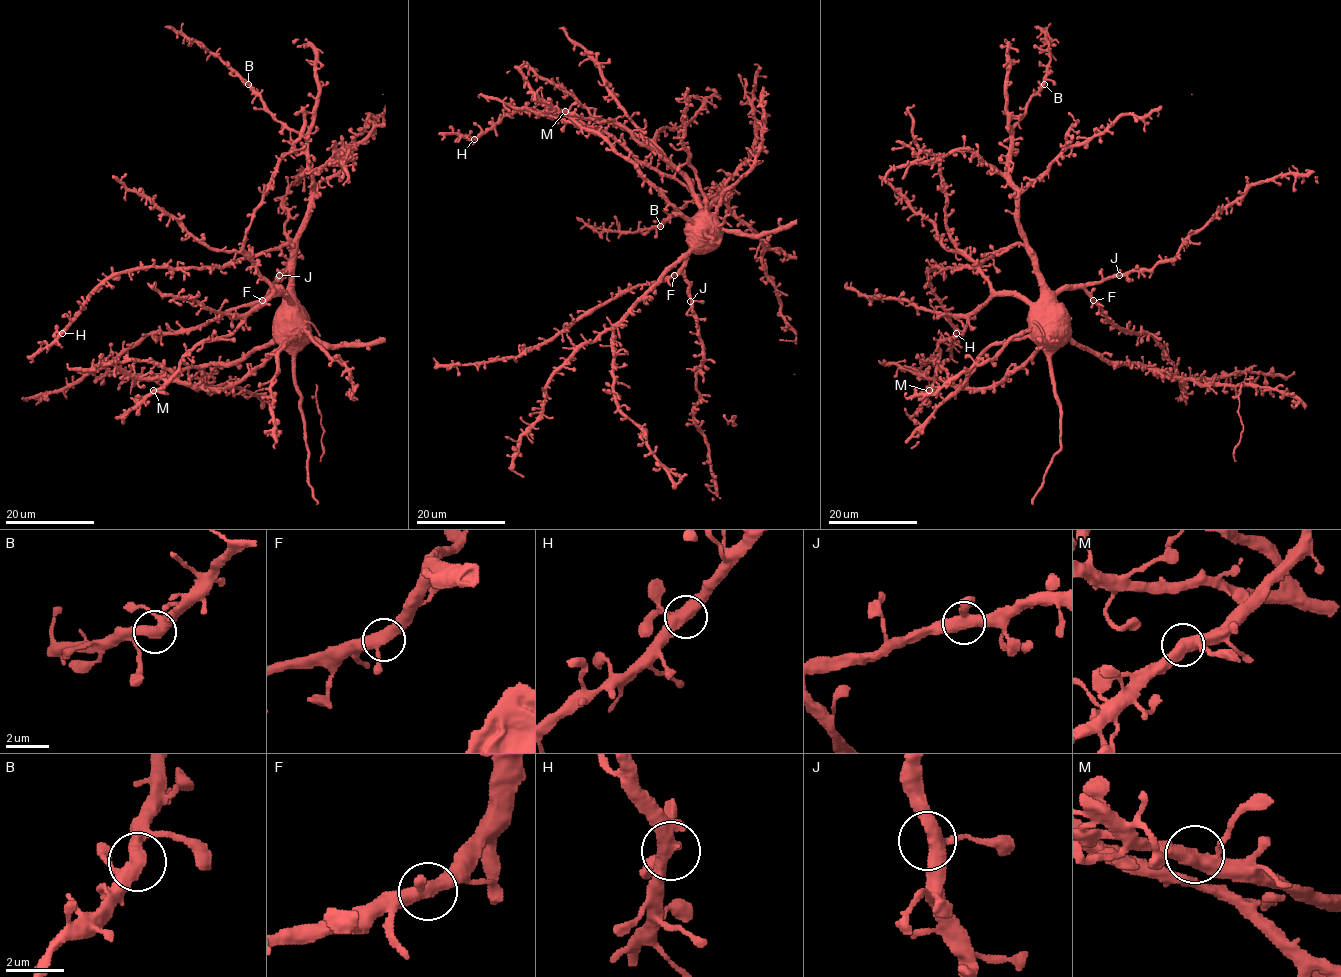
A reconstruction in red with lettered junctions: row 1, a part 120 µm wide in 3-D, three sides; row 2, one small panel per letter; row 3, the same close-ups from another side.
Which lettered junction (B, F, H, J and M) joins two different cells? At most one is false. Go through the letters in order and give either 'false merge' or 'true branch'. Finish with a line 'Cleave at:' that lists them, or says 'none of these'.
B: true branch
F: true branch
H: true branch
J: true branch
M: true branch
Cleave at: none of these

